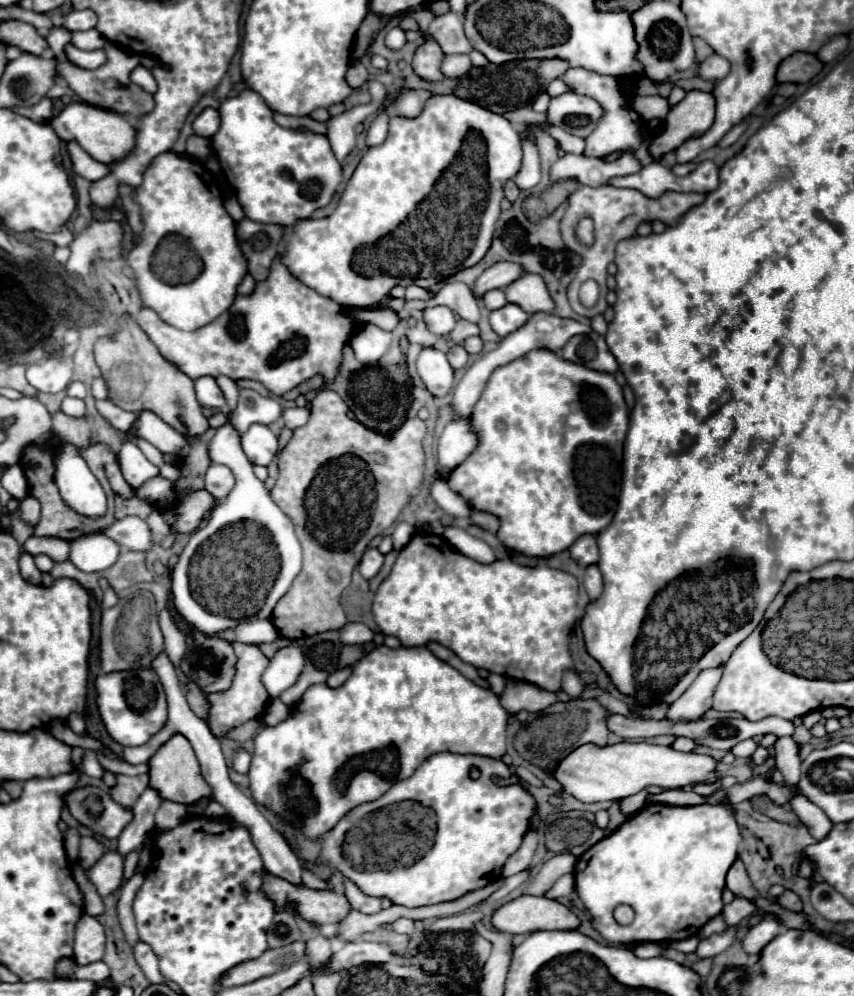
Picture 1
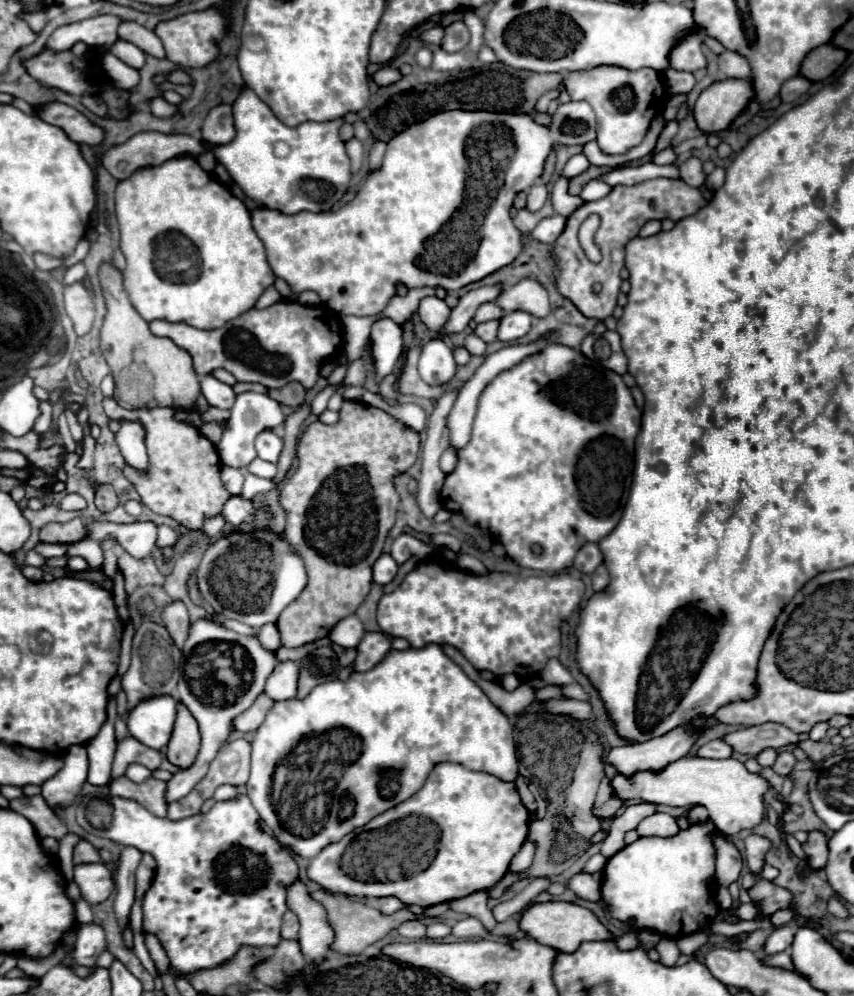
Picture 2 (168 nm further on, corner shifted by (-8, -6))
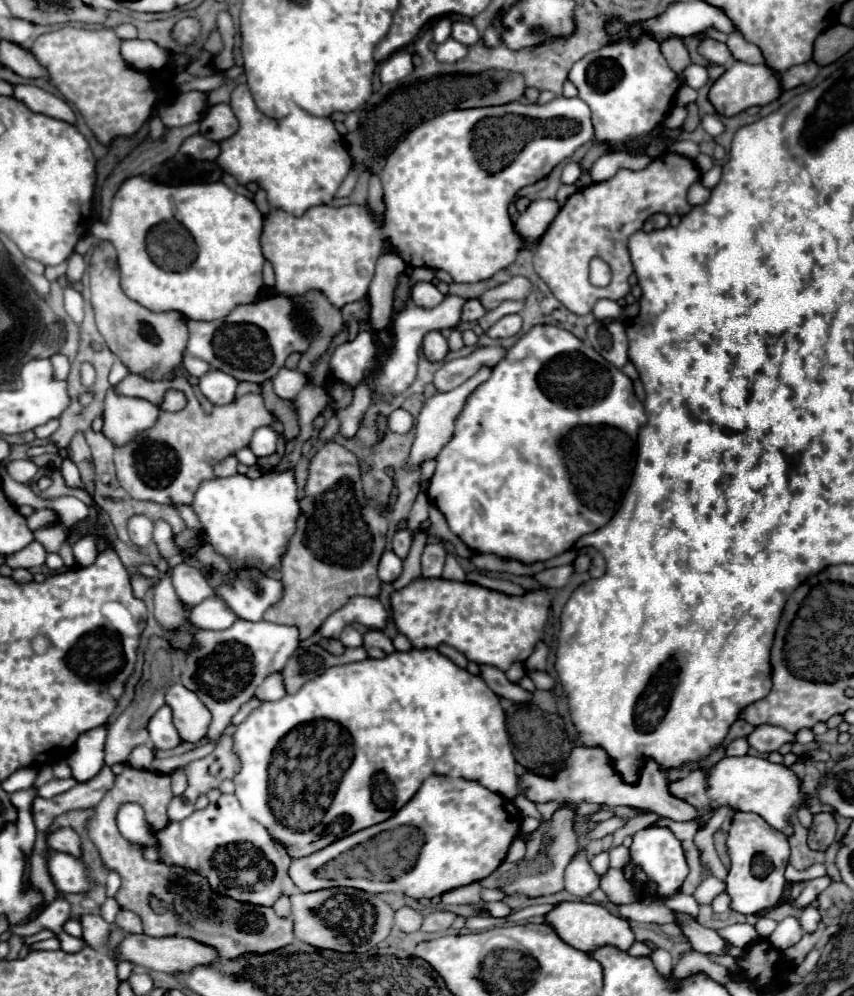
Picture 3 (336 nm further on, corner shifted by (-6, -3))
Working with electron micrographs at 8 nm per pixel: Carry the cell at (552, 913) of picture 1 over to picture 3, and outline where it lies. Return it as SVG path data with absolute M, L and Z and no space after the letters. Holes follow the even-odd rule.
M570 901L570 903L558 903L550 913L546 913L546 925L554 929L554 933L568 943L570 947L590 953L602 945L614 945L622 951L628 951L634 943L634 933L626 919L614 917L598 903L584 903L584 901Z

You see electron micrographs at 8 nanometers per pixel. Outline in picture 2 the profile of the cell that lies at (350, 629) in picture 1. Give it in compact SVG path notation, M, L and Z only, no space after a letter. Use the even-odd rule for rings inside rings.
M350 614L346 618L342 618L332 630L330 630L330 640L334 644L340 644L344 648L356 648L358 642L364 636L364 628L362 622L356 618L356 614Z

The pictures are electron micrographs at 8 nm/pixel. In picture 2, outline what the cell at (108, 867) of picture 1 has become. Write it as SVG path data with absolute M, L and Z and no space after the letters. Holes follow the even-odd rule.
M102 862L74 866L74 882L82 892L82 898L90 904L104 902L114 890L112 872Z

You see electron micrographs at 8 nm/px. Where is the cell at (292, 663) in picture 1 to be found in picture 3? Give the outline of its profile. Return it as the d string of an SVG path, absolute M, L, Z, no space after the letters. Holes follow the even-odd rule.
M272 673L264 679L264 683L256 689L256 697L260 697L262 701L278 701L286 695L284 689L284 677L282 673Z

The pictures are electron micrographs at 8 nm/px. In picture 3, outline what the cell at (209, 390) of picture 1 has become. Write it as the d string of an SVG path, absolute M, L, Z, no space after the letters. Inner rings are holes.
M210 371L200 379L200 391L212 405L228 405L234 399L238 381L224 371Z

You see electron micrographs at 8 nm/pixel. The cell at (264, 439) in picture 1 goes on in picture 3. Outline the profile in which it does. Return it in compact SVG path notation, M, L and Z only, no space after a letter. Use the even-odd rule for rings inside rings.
M260 427L252 435L250 449L252 453L256 453L256 457L268 457L276 451L276 441L278 441L278 433L272 427Z

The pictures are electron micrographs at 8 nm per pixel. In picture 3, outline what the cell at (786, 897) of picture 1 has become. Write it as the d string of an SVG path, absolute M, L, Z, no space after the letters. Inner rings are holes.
M736 813L732 819L732 829L728 833L728 853L730 853L730 873L726 877L726 893L732 897L732 909L738 913L762 913L772 909L782 899L786 879L784 869L788 863L790 847L782 831L772 829L762 817L754 813Z

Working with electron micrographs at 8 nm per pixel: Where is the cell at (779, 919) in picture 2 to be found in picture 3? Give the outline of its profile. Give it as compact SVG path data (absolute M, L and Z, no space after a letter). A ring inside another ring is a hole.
M820 877L820 879L806 881L806 883L804 883L804 889L802 889L802 893L800 893L800 897L798 897L798 899L792 899L790 905L796 907L796 909L808 907L808 905L818 897L818 893L824 891L828 885L830 885L830 877Z

